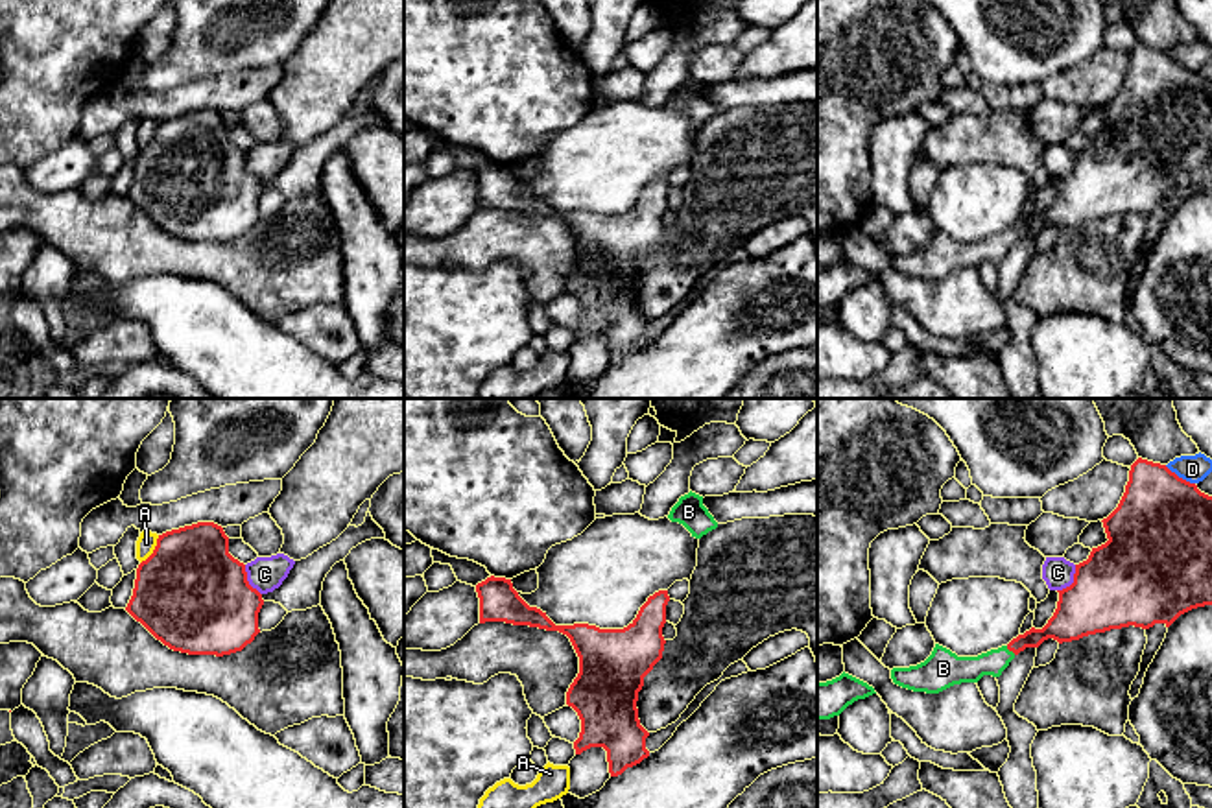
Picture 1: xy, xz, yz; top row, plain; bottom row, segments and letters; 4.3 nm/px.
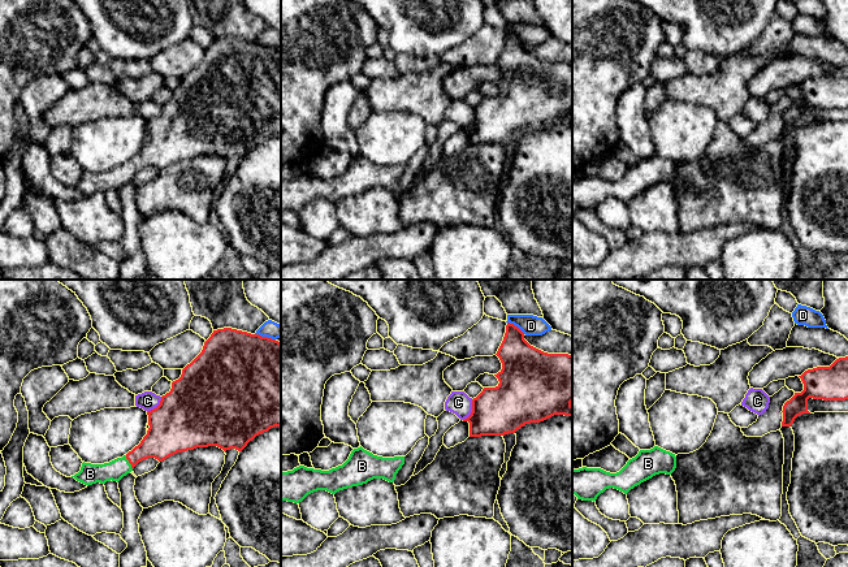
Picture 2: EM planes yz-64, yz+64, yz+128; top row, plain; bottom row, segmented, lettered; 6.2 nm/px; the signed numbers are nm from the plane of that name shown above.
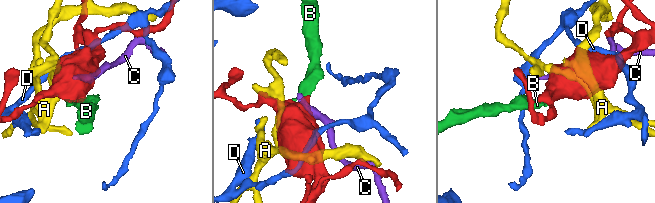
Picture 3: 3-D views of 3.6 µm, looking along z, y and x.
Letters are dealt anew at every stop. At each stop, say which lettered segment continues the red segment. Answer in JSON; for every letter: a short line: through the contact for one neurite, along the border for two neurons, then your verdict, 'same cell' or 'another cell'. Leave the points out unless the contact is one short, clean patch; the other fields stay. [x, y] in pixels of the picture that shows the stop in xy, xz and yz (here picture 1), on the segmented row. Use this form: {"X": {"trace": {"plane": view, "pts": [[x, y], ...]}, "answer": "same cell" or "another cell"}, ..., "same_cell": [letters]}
{"A": {"answer": "another cell"}, "B": {"answer": "same cell"}, "C": {"answer": "another cell"}, "D": {"answer": "another cell"}, "same_cell": ["B"]}

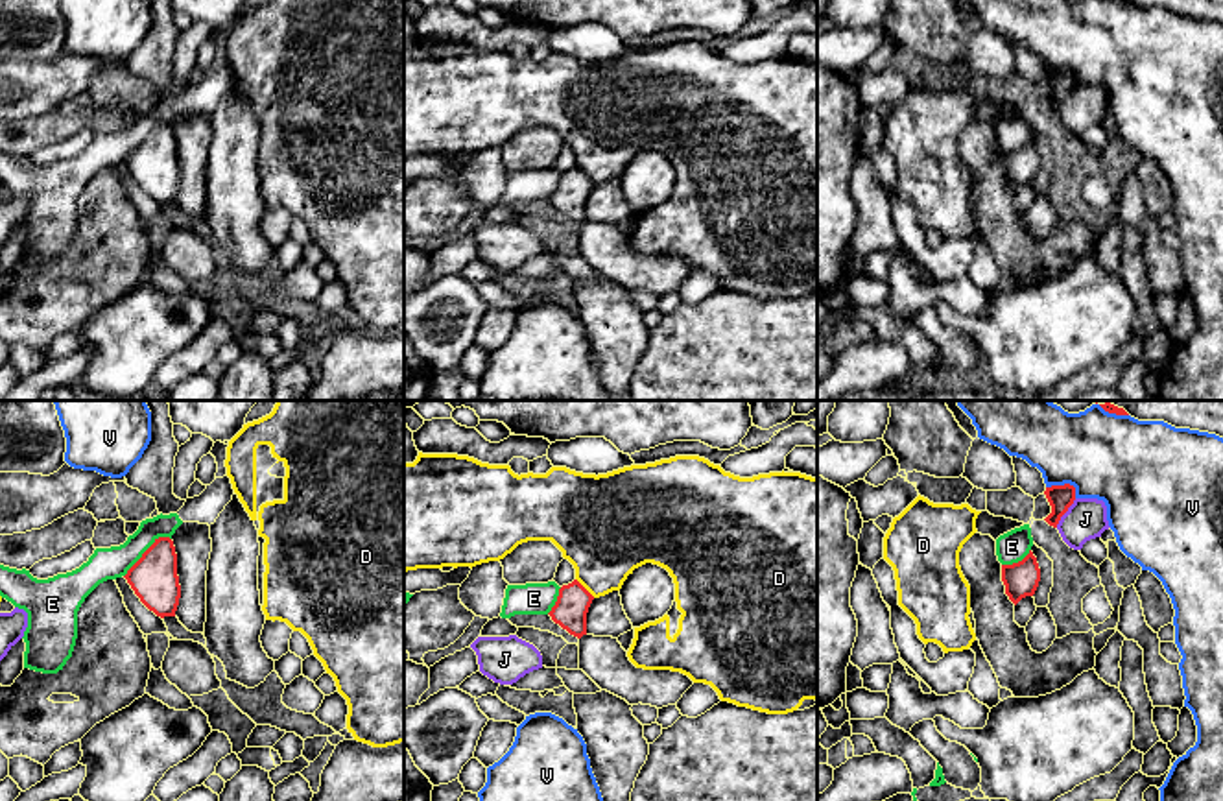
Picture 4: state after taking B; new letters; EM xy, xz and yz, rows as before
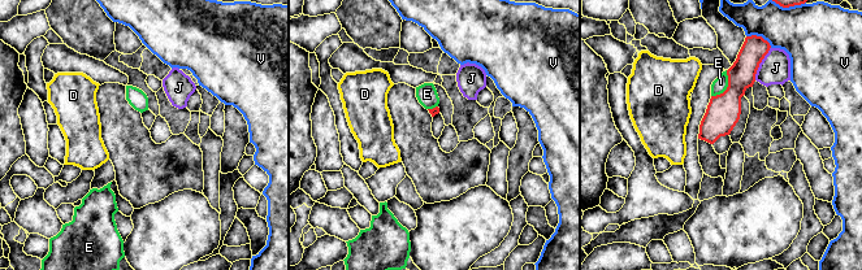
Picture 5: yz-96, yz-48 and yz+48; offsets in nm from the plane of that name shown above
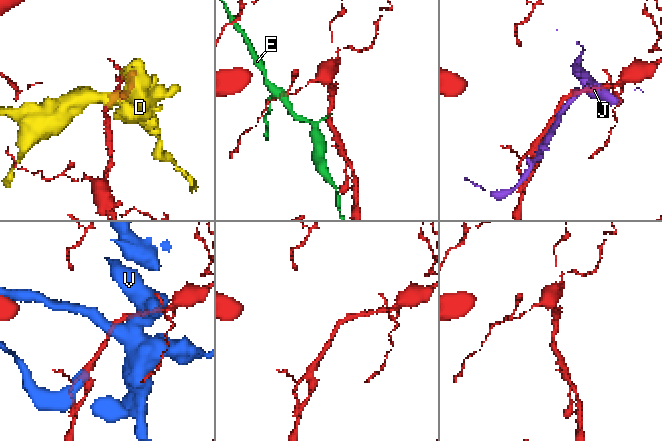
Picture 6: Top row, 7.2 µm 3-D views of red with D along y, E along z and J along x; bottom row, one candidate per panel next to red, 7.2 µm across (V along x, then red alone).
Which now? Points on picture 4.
{"D": {"answer": "another cell"}, "E": {"answer": "another cell"}, "J": {"answer": "another cell"}, "V": {"answer": "another cell"}, "same_cell": []}

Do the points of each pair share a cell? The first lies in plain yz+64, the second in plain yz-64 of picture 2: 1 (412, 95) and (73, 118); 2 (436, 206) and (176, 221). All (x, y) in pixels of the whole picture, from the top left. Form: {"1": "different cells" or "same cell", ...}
{"1": "same cell", "2": "different cells"}

